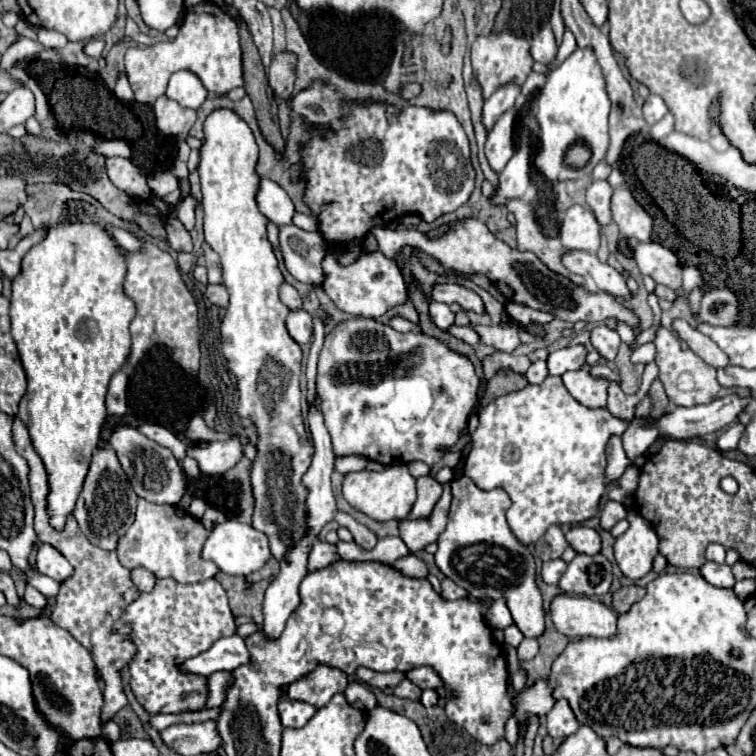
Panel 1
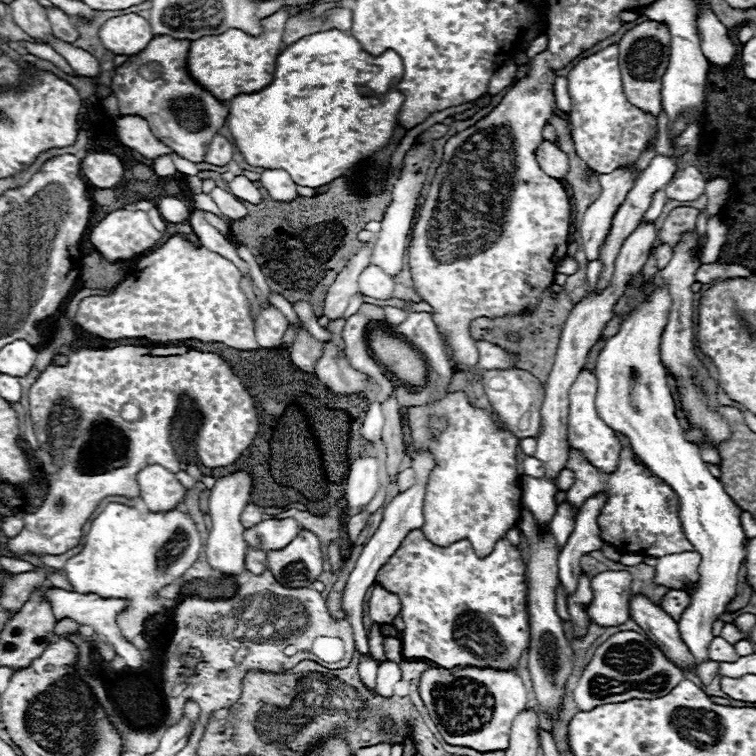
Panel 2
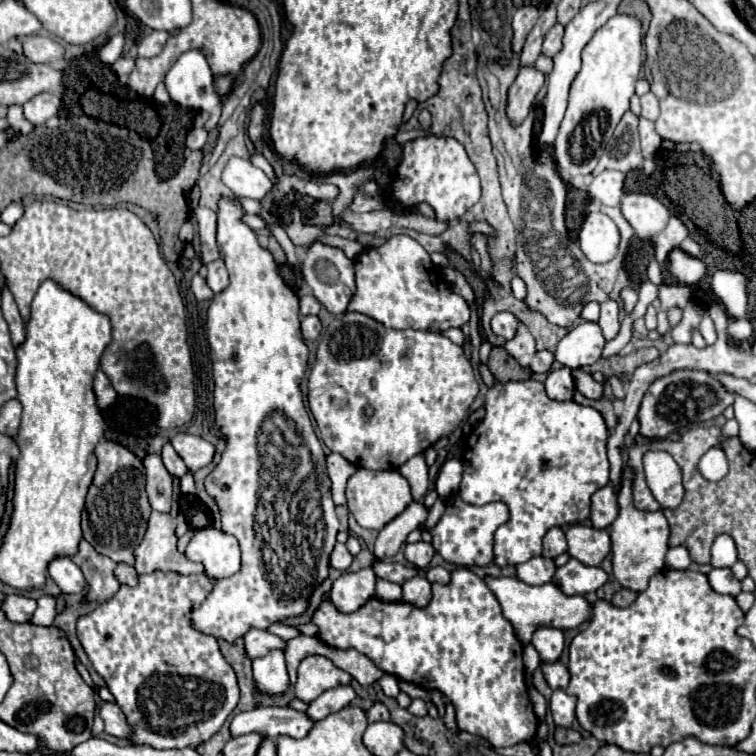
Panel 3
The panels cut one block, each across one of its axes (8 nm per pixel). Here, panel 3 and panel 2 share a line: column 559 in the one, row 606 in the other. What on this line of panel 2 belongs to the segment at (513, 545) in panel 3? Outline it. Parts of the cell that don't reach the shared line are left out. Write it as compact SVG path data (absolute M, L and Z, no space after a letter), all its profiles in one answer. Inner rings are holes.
M420 528L412 530L404 540L402 544L398 546L398 550L390 556L390 562L386 562L386 566L378 572L376 576L376 582L386 588L388 592L396 594L398 600L400 600L400 616L406 624L404 632L402 632L402 654L408 658L408 660L428 660L432 662L434 666L440 666L440 668L464 668L464 666L476 666L476 668L496 668L496 670L516 670L518 666L518 660L522 656L522 652L528 648L530 644L530 618L528 618L528 610L526 610L526 562L520 554L520 550L516 546L512 546L506 538L500 538L494 546L494 550L486 556L486 558L480 558L472 544L468 540L460 540L460 542L454 542L452 546L448 548L440 548L440 546L434 546L424 534L420 534Z

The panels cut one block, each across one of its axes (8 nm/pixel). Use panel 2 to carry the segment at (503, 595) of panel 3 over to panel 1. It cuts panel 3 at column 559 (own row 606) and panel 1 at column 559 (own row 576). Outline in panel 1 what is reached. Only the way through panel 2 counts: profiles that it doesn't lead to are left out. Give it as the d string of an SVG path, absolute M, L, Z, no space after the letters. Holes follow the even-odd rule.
M558 594L550 602L550 616L558 632L566 636L608 638L616 632L616 612L602 602Z

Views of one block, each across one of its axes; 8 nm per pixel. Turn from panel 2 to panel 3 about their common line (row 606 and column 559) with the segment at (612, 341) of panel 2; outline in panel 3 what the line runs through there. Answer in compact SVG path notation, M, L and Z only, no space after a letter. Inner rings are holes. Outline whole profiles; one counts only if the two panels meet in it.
M562 688L554 690L552 692L552 698L550 698L550 710L552 710L552 716L554 716L554 722L556 726L572 726L574 722L574 710L576 710L576 698L566 694Z

